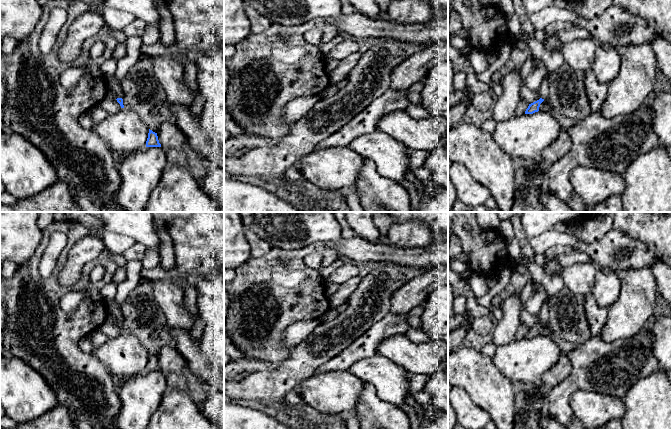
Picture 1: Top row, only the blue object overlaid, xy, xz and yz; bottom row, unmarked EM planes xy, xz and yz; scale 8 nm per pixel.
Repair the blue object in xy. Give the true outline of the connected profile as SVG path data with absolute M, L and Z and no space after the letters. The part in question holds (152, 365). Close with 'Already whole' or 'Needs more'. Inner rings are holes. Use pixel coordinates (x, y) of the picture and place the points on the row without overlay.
M149 353L148 362L146 365L146 371L161 371L159 367L157 357Z. Already whole

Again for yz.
M521 256L521 262L525 263L528 268L534 283L538 283L544 286L546 291L546 298L542 304L539 312L540 323L529 328L525 335L525 338L533 338L539 335L540 328L547 323L549 317L549 300L560 293L564 288L565 284L562 281L561 276L550 276L544 268L538 265L536 262L528 262L524 257Z. Needs more

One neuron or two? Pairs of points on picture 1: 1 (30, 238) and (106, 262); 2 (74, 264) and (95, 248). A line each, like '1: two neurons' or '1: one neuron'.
1: two neurons
2: one neuron

